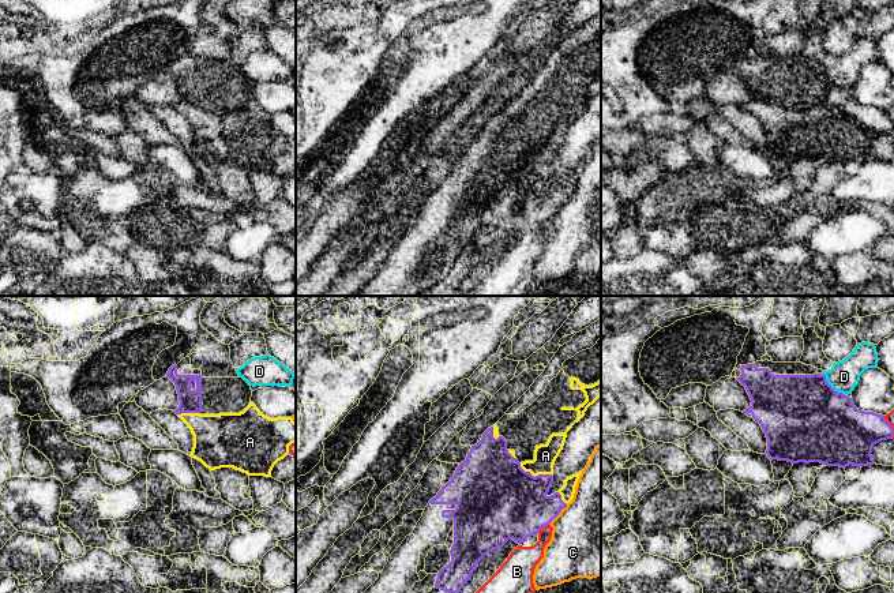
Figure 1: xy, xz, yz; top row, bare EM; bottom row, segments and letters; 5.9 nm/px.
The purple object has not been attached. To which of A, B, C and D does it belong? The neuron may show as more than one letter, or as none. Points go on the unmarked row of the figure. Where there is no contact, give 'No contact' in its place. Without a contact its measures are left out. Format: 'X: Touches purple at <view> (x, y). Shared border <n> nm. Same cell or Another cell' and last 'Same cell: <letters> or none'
A: Touches purple at xz (533, 171). Shared border 200 nm. Same cell
B: Touches purple at xz (543, 222). Shared border 90 nm. Another cell
C: Touches purple at xz (558, 209). Shared border 170 nm. Another cell
D: Touches purple at yz (830, 81). Shared border 180 nm. Another cell
Same cell: A

